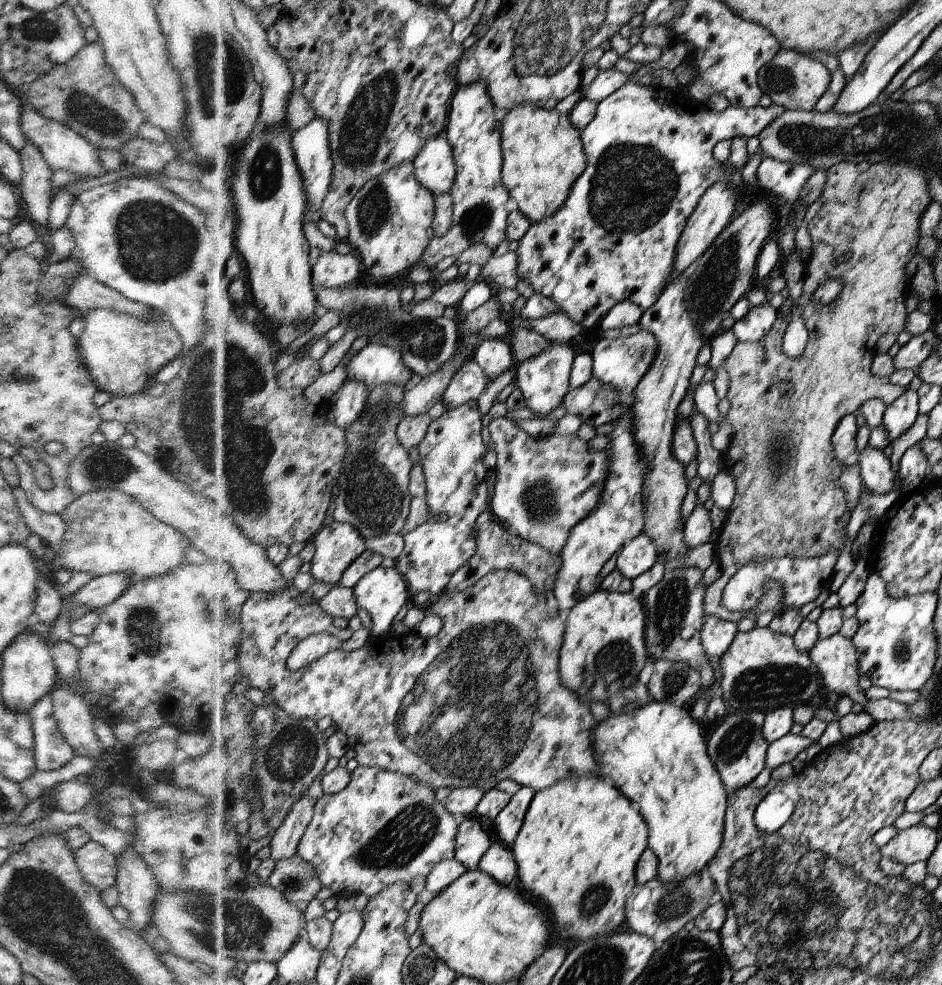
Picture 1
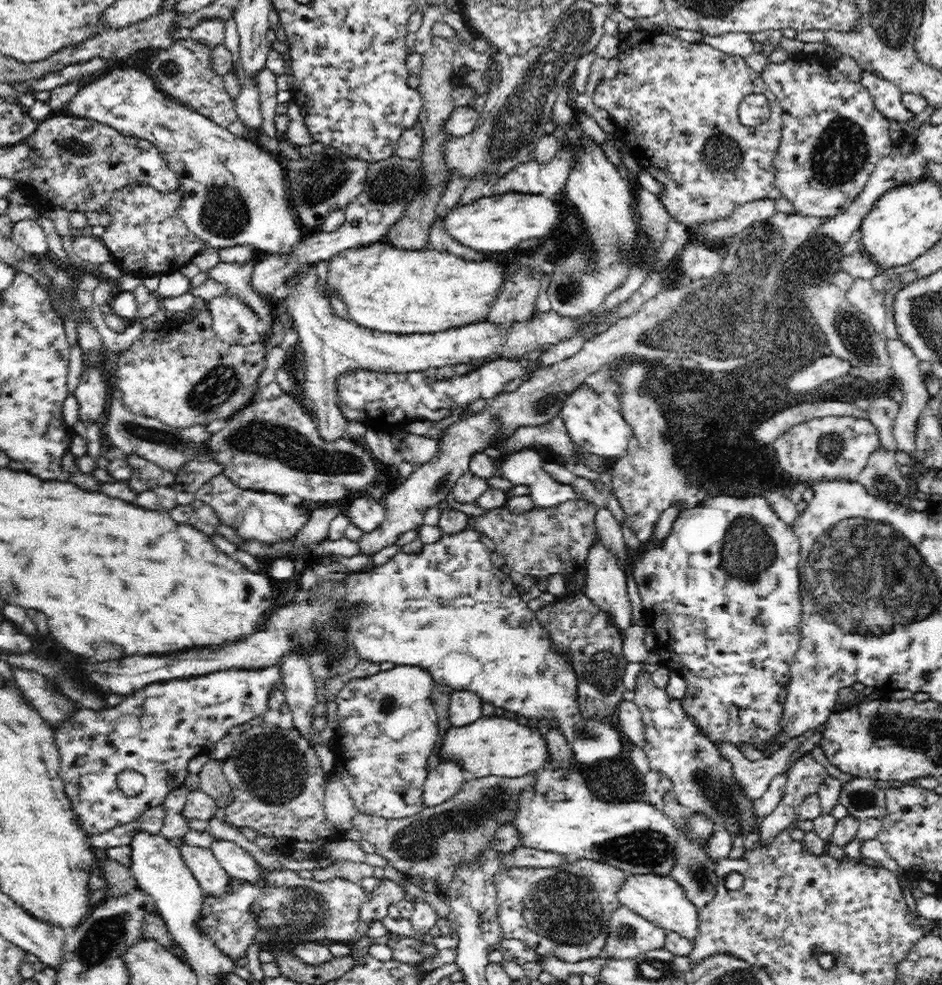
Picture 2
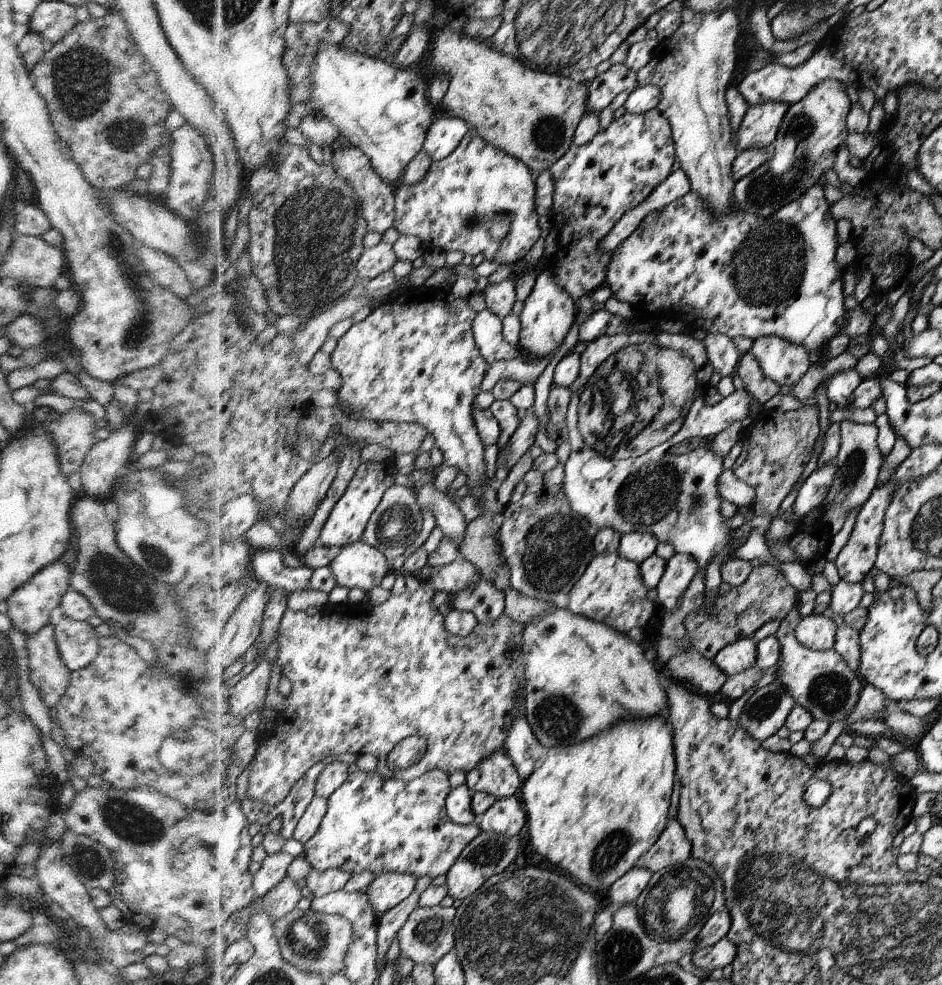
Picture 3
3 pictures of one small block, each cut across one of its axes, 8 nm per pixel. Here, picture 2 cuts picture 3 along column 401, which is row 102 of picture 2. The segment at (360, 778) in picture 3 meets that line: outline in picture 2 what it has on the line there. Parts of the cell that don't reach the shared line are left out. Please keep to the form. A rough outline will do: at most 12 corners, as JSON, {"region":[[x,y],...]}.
{"region":[[806,56],[761,73],[783,109],[774,186],[828,220],[890,154],[869,91]]}

